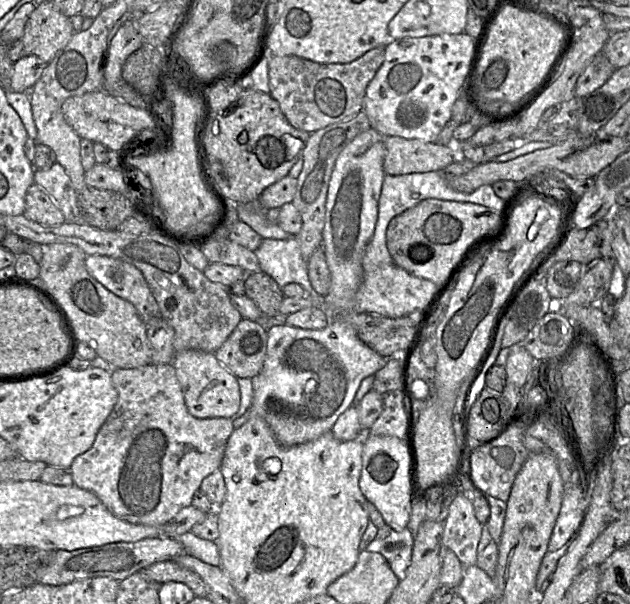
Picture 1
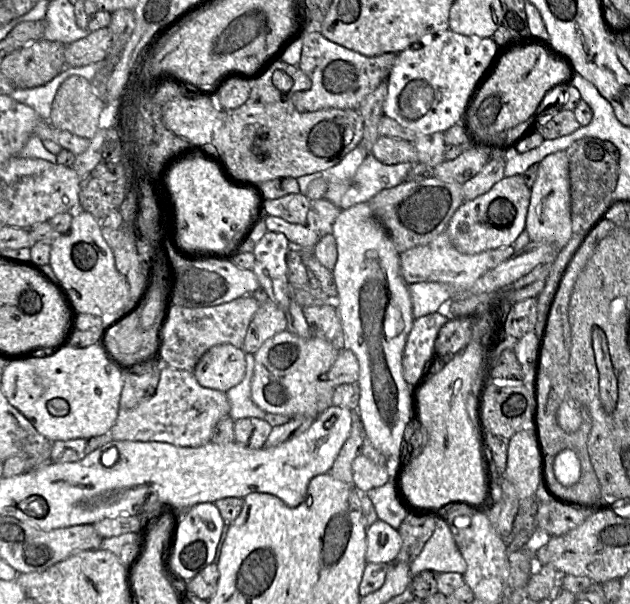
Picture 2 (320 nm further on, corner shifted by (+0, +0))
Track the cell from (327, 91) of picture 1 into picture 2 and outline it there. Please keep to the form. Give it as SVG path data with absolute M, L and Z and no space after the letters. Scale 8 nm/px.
M307 29L298 67L311 79L309 90L292 95L299 112L314 112L328 108L357 109L363 99L382 81L388 79L396 61L396 53L364 56L325 38L318 29Z

